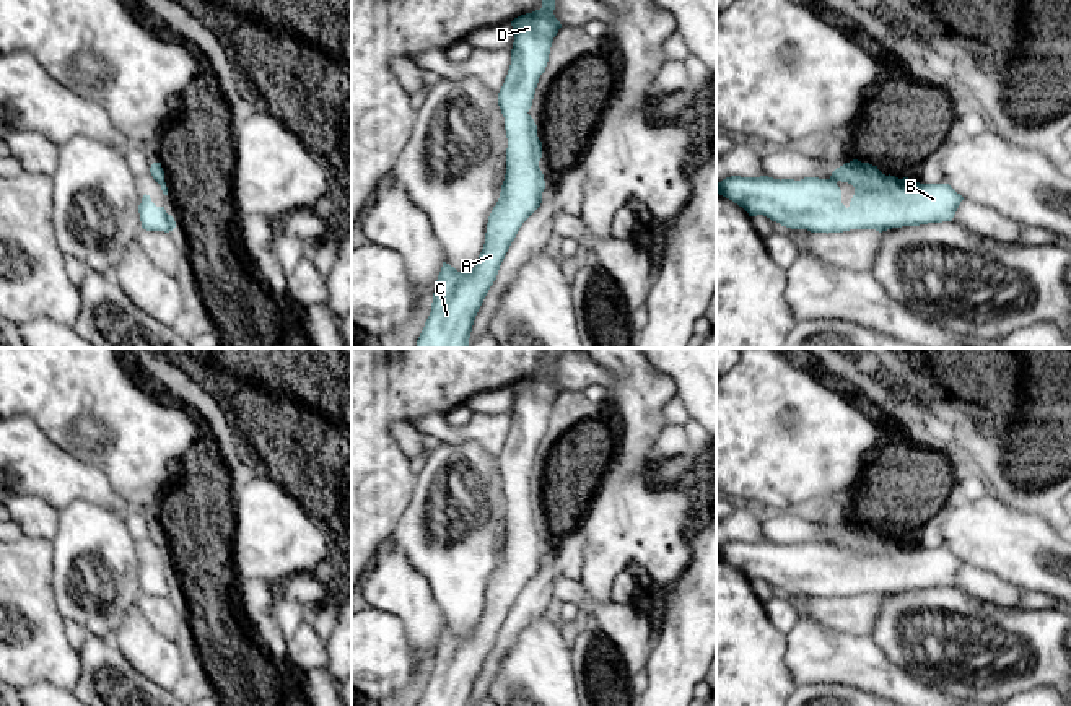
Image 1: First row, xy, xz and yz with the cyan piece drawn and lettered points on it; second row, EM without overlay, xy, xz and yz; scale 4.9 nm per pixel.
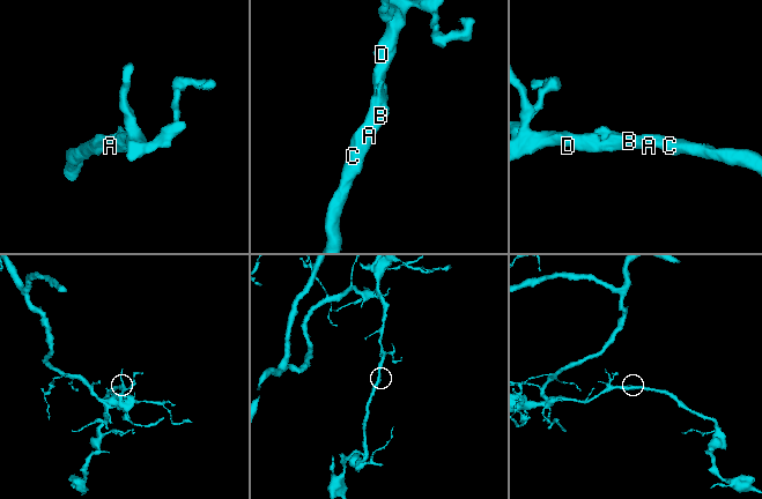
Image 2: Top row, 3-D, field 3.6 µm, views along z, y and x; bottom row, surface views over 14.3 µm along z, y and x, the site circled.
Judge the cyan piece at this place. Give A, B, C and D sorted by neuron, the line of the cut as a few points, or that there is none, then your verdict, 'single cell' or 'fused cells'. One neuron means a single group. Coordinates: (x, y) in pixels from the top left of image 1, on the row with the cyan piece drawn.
A B C D | no cut | single cell

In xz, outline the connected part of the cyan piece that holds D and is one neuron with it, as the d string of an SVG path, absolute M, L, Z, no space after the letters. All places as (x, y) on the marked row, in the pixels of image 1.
M555 0L511 21L514 42L511 65L498 93L508 138L506 174L493 207L485 244L475 267L461 273L443 262L431 312L417 340L417 348L469 348L475 316L496 280L500 265L522 223L540 207L545 189L539 168L542 142L527 114L540 75L545 72L553 37L562 28L553 15Z

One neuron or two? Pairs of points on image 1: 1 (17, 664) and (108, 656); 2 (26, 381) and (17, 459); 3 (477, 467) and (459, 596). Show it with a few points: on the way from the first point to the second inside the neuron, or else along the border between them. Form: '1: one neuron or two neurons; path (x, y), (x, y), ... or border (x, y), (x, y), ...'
1: two neurons; border (80, 651), (80, 677), (72, 688)
2: two neurons; border (17, 415), (31, 418), (51, 441)
3: one neuron; path (463, 500), (459, 563)

